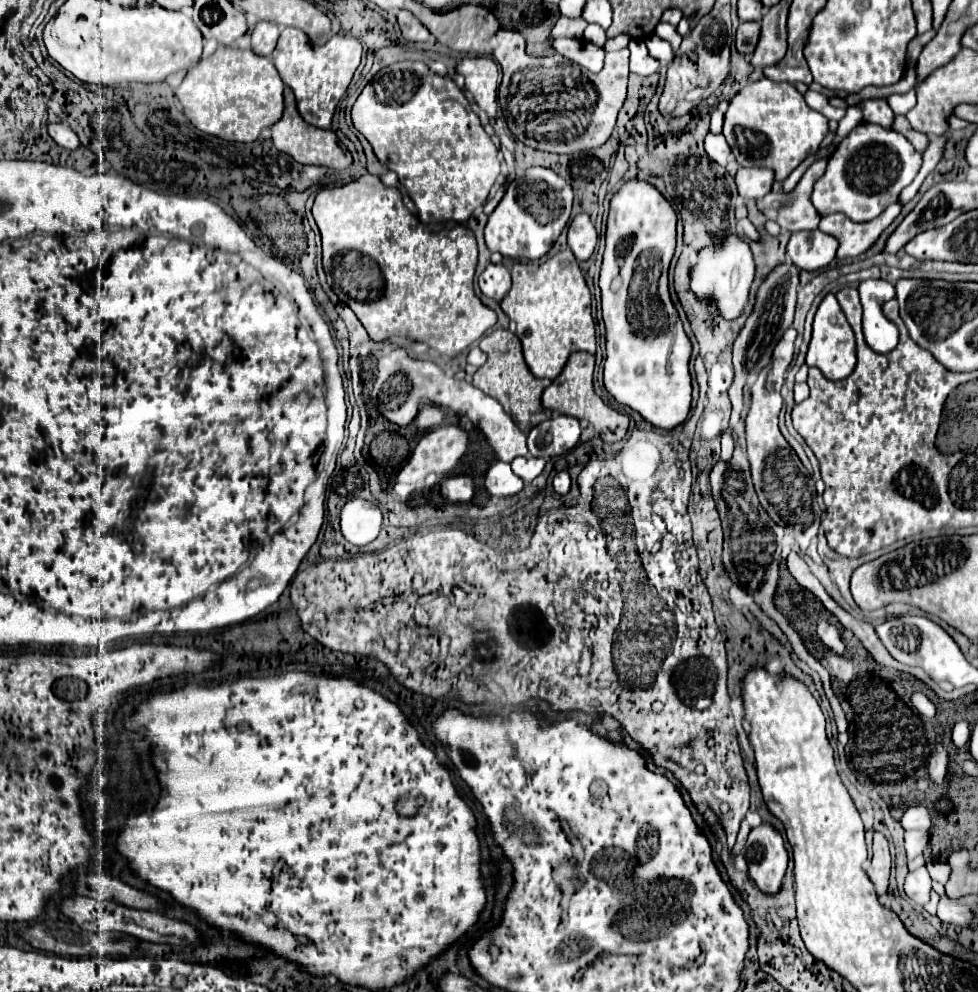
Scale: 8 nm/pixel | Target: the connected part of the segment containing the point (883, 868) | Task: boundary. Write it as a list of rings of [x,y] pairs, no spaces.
[[[876,831],[874,843],[872,843],[872,859],[866,865],[866,873],[868,873],[870,881],[874,883],[878,895],[886,893],[888,875],[890,875],[890,851],[888,851],[888,845],[886,845],[886,849],[880,849],[880,839],[886,841],[886,837],[880,831]]]

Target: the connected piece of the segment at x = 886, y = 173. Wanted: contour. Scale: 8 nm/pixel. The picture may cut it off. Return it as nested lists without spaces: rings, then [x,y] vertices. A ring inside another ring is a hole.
[[[860,123],[830,155],[826,173],[814,185],[812,203],[822,217],[840,211],[852,221],[870,221],[898,199],[900,191],[914,181],[920,165],[922,155],[916,153],[904,135],[874,123]]]

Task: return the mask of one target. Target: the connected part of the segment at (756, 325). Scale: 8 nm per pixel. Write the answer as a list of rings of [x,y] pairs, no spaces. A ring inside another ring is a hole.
[[[784,261],[780,265],[776,265],[768,277],[762,281],[762,285],[756,291],[756,303],[752,313],[746,317],[744,327],[740,329],[738,337],[734,339],[734,347],[732,347],[732,361],[734,361],[734,383],[730,387],[730,401],[732,401],[732,419],[730,419],[730,428],[732,429],[738,419],[740,419],[740,411],[744,409],[744,387],[748,383],[752,383],[758,373],[770,363],[774,345],[780,341],[780,335],[784,335],[784,331],[792,325],[794,319],[794,307],[796,307],[796,289],[798,289],[798,267],[794,267],[794,263]]]

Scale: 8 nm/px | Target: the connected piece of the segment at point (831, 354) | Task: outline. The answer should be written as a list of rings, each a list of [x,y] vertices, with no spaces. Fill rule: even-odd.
[[[828,293],[814,317],[814,331],[812,331],[812,341],[808,345],[808,355],[806,355],[806,365],[808,367],[818,367],[822,375],[830,381],[842,381],[848,375],[852,375],[856,367],[856,343],[854,343],[854,331],[848,325],[834,293]]]

